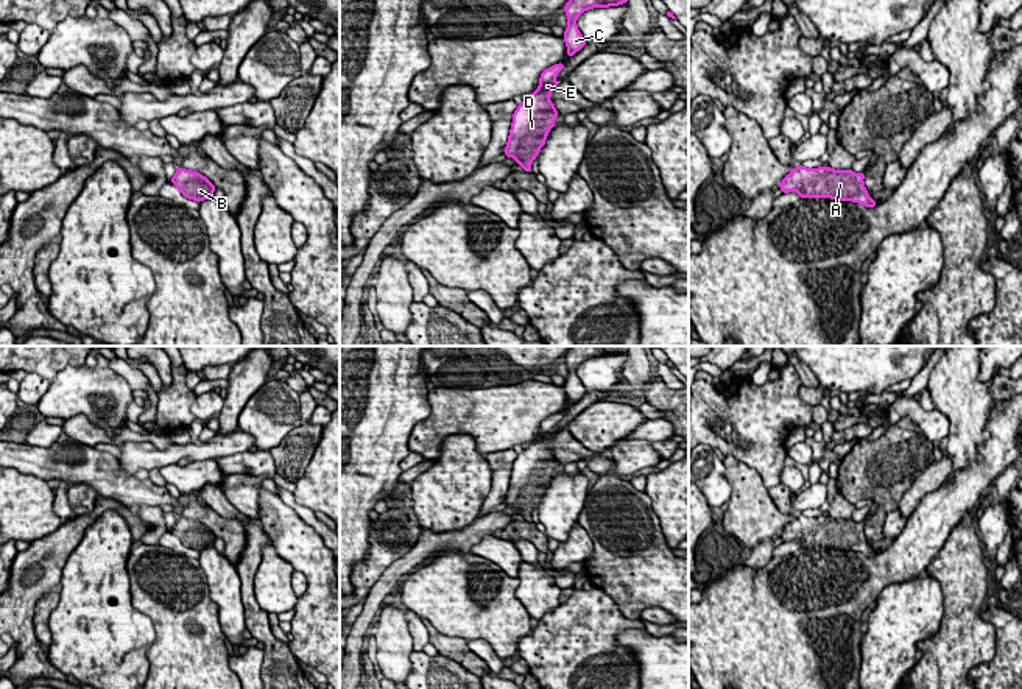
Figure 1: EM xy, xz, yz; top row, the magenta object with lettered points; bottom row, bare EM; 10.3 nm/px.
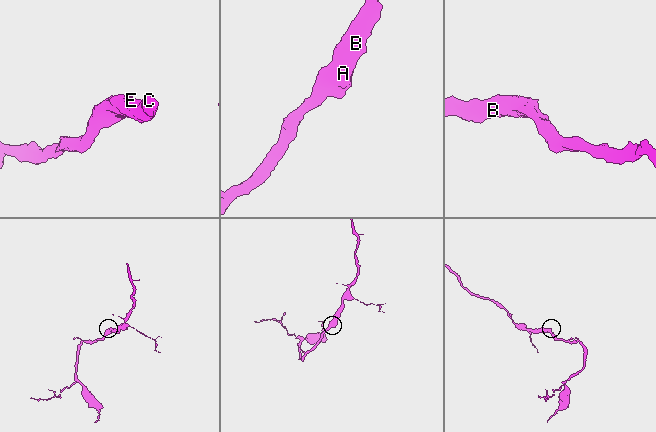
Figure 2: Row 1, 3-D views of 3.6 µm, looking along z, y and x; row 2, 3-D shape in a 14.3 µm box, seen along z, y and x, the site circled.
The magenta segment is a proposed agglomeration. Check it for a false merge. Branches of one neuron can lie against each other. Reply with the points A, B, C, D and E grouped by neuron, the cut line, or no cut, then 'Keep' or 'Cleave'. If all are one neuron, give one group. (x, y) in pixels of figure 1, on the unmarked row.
Groups: A B C D E. No split. Keep

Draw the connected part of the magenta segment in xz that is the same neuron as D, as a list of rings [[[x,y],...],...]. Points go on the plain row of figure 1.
[[[555,413],[545,418],[539,427],[536,441],[525,446],[513,463],[513,472],[503,502],[517,510],[527,522],[531,521],[531,511],[545,494],[547,483],[555,475],[559,465],[550,450],[552,440],[561,432],[555,427],[564,418],[564,413]]]

